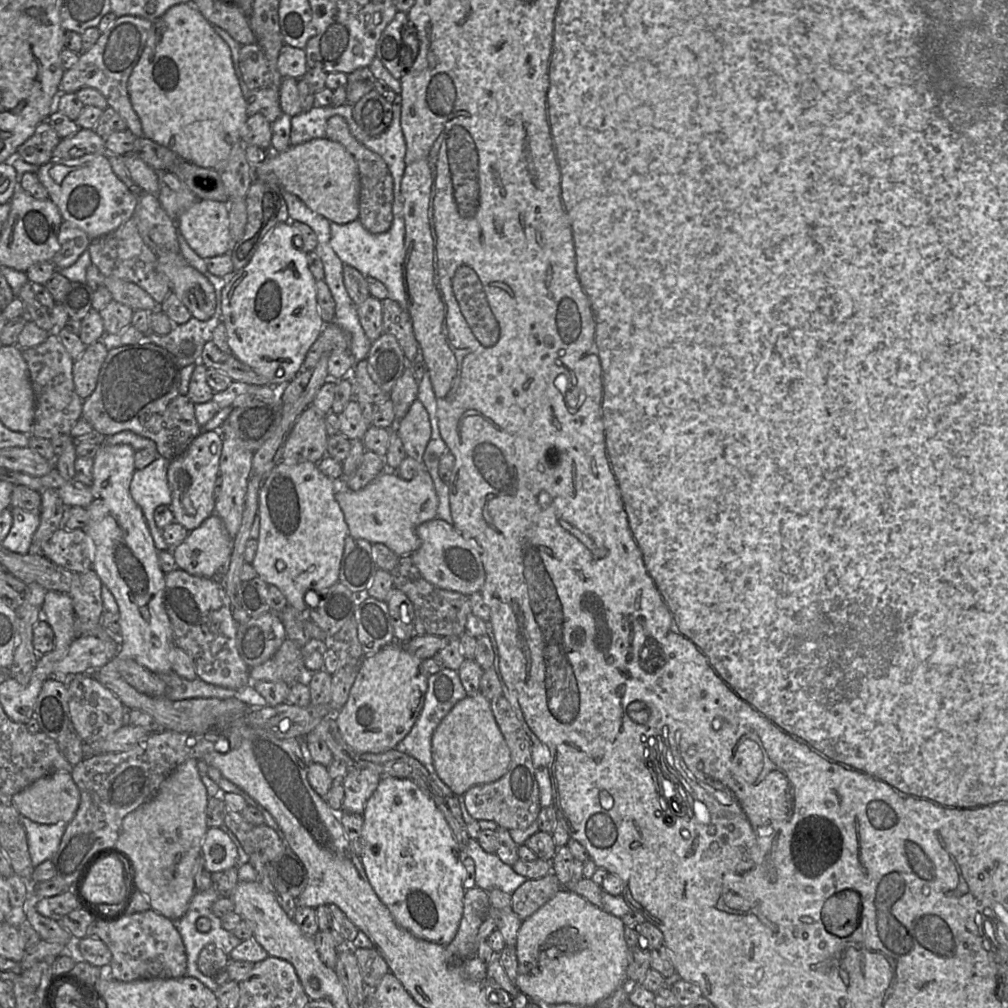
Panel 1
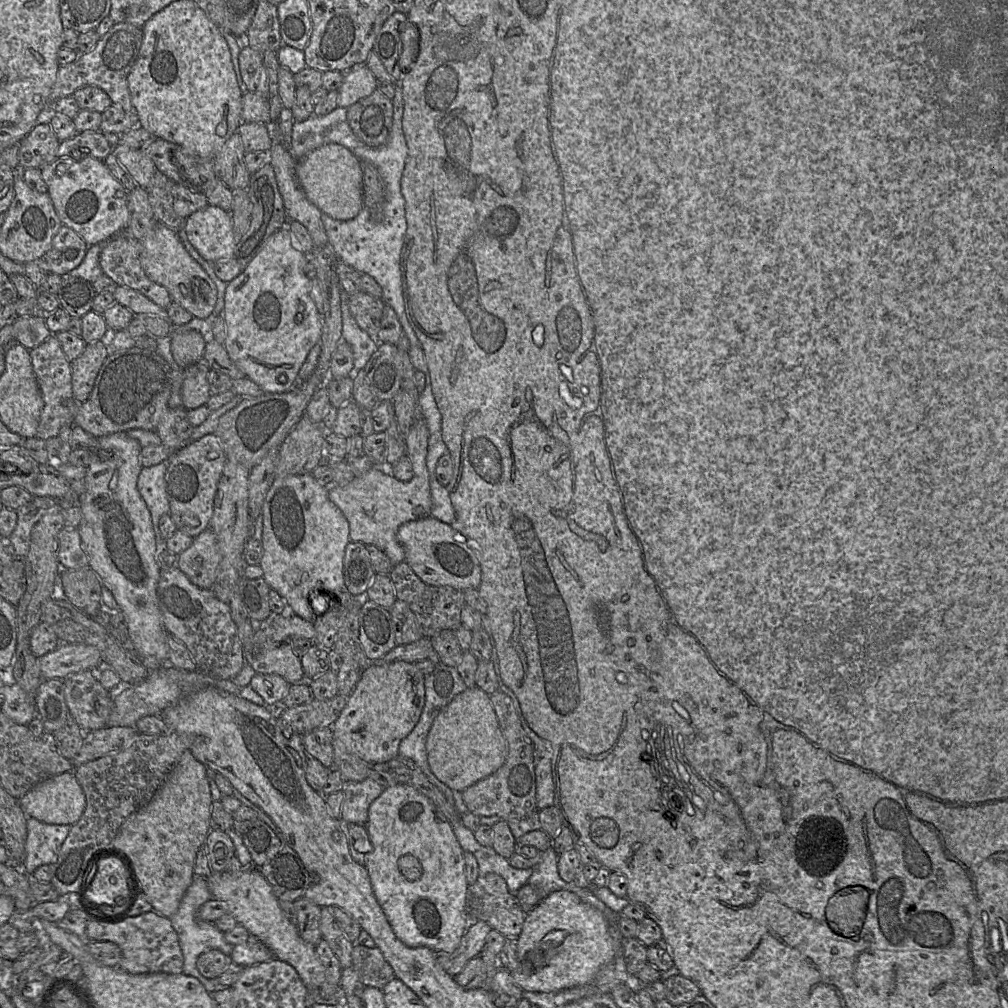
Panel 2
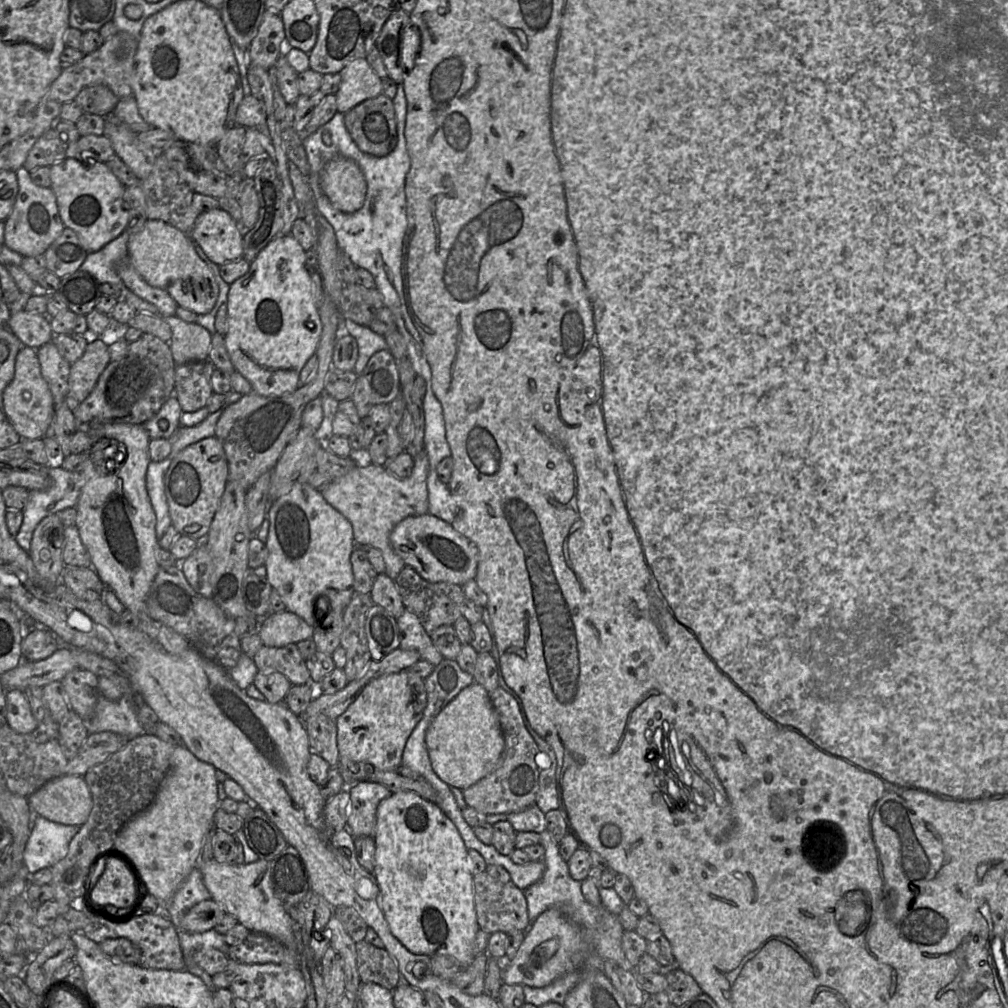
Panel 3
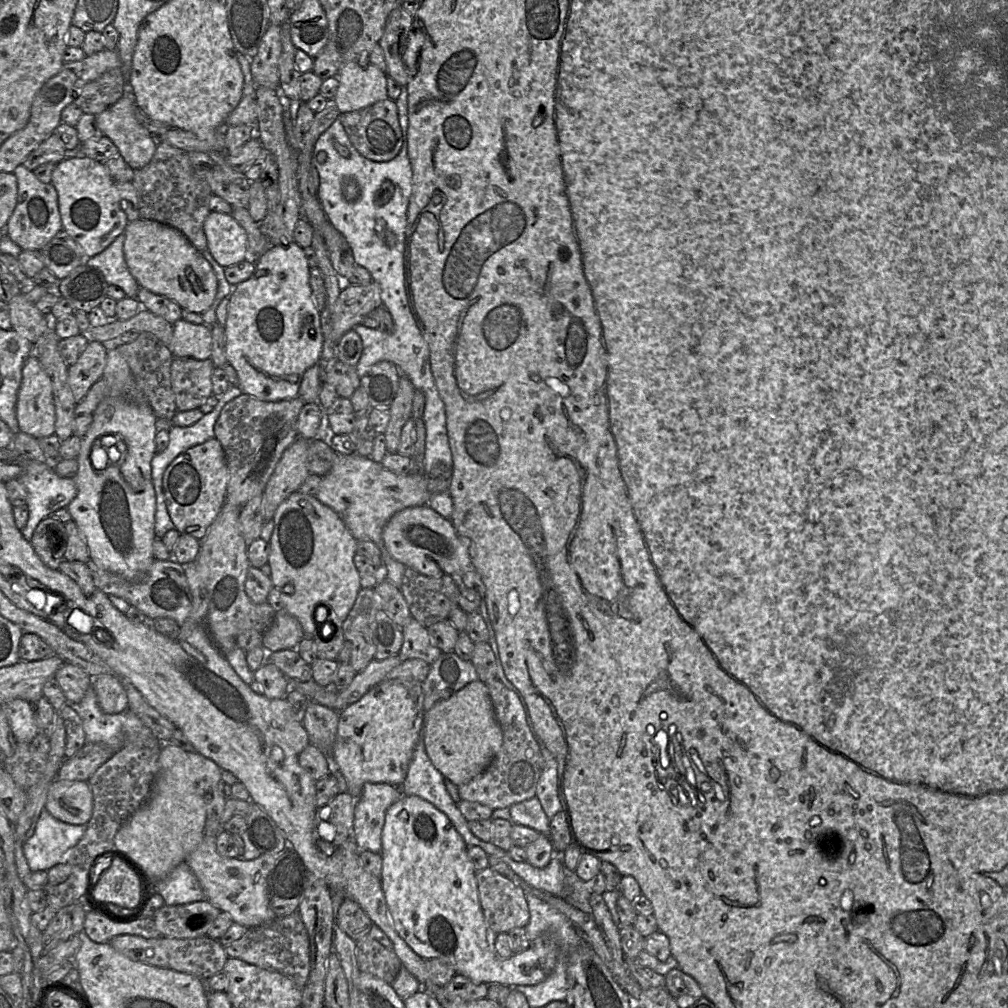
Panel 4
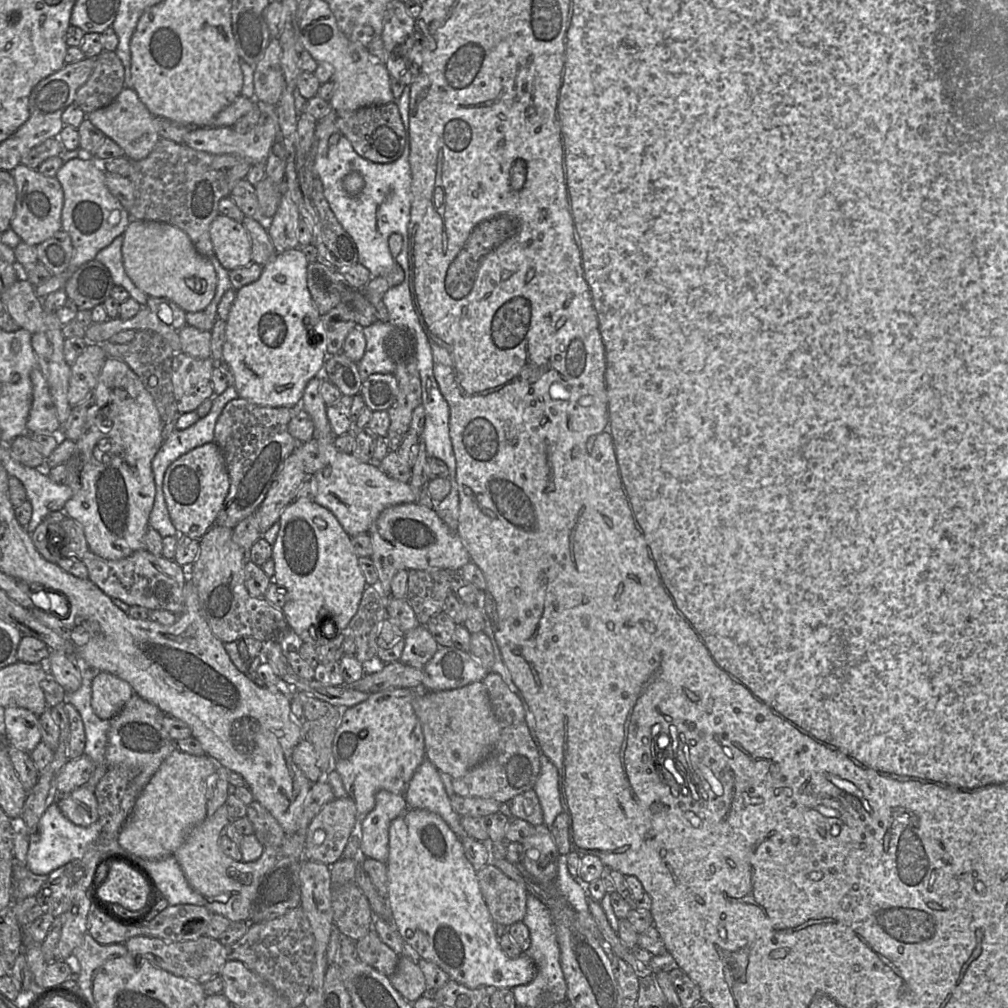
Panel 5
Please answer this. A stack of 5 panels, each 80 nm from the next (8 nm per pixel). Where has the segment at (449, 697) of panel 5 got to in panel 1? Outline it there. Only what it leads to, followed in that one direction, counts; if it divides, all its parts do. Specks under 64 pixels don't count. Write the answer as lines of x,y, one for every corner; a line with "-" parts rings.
481,691
459,700
442,719
433,733
431,751
436,773
456,796
473,786
500,779
510,763
510,750
495,720
491,702

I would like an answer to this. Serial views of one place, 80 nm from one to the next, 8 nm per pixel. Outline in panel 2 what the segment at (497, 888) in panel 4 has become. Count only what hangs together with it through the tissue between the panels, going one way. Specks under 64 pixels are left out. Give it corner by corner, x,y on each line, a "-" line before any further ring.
475,882
467,892
469,927
477,921
484,921
508,939
518,939
527,913
515,894
493,896

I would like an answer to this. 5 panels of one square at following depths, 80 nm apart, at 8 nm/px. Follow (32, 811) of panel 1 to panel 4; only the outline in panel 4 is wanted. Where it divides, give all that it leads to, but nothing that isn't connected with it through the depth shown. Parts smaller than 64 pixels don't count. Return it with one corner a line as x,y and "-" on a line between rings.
55,779
49,787
45,809
62,822
87,824
93,814
93,794
88,781

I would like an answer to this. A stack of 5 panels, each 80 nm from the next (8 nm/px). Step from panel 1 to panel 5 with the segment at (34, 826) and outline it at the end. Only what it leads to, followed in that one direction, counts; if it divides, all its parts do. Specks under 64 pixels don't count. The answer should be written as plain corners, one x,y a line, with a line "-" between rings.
57,803
51,804
38,823
37,831
30,836
27,851
27,868
36,875
49,875
59,867
83,857
101,830
97,821
87,827
75,825
61,812

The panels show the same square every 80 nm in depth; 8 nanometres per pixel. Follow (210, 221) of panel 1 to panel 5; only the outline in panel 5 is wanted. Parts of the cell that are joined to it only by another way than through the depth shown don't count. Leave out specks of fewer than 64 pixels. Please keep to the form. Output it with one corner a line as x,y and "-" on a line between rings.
217,215
210,225
214,255
228,271
252,263
249,235
242,225
225,215

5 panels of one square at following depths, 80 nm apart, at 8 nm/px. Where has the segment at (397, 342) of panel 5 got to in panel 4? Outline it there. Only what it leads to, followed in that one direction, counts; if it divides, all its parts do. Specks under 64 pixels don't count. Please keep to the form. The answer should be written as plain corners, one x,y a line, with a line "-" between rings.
401,375
397,394
390,405
390,421
384,433
387,453
397,453
401,431
405,423
412,418
412,402
415,387
404,375

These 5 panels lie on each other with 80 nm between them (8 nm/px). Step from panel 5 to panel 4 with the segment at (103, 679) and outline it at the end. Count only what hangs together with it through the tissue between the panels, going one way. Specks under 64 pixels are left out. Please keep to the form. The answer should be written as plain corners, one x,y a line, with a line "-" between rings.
101,674
93,678
97,701
104,713
118,714
127,710
127,693
117,676

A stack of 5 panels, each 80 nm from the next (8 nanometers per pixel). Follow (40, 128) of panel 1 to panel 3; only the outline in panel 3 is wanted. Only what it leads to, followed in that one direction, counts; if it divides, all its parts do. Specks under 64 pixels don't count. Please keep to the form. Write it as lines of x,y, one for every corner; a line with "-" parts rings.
52,127
45,131
29,151
23,168
33,171
39,167
52,166
65,159
67,144
59,138
58,132

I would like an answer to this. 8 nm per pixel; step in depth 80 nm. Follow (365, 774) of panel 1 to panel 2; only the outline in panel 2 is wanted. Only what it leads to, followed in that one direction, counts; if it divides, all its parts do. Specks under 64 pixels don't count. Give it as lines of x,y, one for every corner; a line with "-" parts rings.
371,779
361,782
345,782
341,819
344,823
365,825
371,803
380,796
384,787

